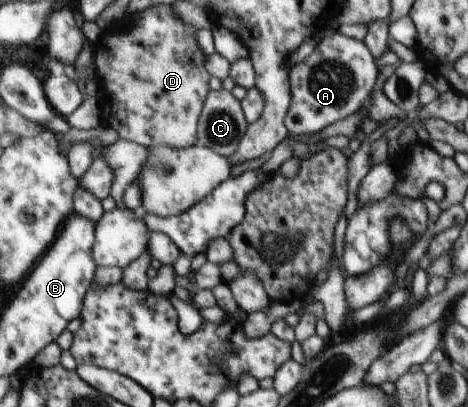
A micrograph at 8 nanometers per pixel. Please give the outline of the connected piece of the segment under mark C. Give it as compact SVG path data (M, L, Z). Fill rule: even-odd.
M210 90L197 125L197 145L228 158L235 154L247 126L241 102L231 92Z

